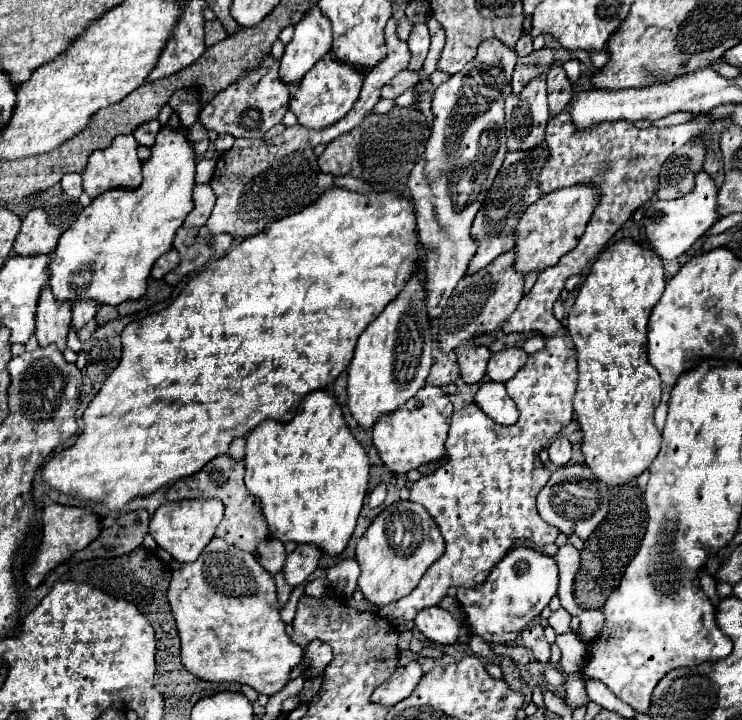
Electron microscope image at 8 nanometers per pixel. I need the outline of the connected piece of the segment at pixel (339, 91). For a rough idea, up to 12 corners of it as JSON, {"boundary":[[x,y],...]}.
{"boundary":[[326,54],[300,80],[290,110],[306,128],[352,110],[366,74]]}

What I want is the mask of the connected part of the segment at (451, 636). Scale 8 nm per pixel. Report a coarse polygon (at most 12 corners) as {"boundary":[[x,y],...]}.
{"boundary":[[436,606],[420,610],[414,624],[430,642],[454,644],[462,626]]}

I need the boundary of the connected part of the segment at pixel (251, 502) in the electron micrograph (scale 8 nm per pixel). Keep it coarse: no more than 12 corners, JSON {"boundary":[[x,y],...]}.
{"boundary":[[216,456],[172,484],[168,500],[216,498],[216,536],[256,554],[270,538],[244,460]]}

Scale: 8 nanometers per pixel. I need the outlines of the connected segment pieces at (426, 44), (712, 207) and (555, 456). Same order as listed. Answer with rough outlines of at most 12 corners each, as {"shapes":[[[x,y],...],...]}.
{"shapes":[[[416,24],[408,46],[412,52],[410,70],[420,70],[430,48],[426,24]],[[706,172],[678,200],[654,200],[646,238],[664,260],[684,254],[720,218]],[[556,438],[550,448],[550,460],[556,466],[570,462],[568,438]]]}

